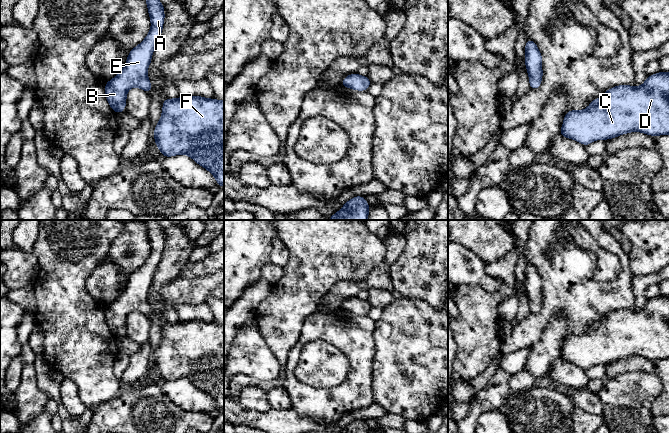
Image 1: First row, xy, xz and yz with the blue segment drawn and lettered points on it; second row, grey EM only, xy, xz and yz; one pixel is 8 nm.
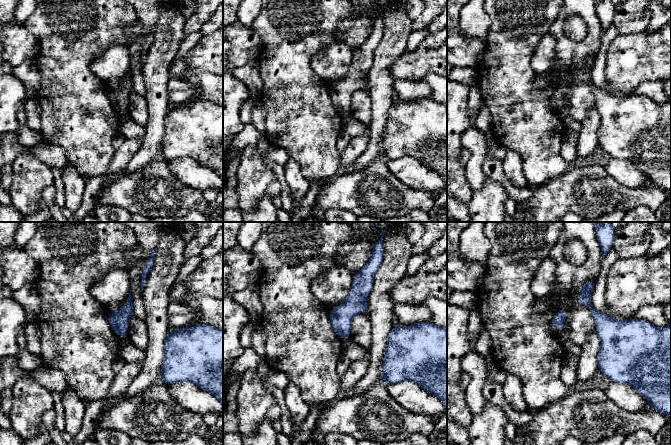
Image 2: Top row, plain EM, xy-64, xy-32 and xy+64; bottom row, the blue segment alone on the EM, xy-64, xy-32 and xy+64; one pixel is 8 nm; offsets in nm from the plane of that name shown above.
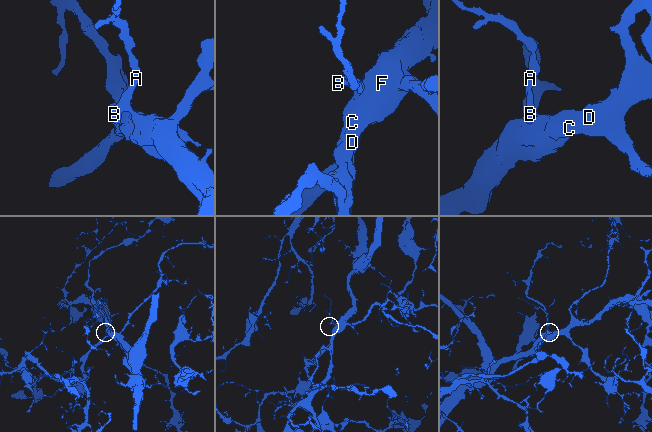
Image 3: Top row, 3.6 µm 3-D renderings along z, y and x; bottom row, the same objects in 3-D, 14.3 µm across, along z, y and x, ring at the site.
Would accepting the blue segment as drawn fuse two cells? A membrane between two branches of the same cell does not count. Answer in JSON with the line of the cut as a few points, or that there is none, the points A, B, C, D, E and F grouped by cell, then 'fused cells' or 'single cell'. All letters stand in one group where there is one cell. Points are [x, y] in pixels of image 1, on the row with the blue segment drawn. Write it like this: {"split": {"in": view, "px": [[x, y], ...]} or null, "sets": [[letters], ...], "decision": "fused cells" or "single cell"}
{"split": null, "sets": [["A", "B", "C", "D", "E", "F"]], "decision": "single cell"}

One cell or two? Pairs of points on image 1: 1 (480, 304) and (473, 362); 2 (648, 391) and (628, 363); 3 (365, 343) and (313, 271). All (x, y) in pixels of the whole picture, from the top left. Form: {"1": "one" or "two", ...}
{"1": "one", "2": "two", "3": "two"}

